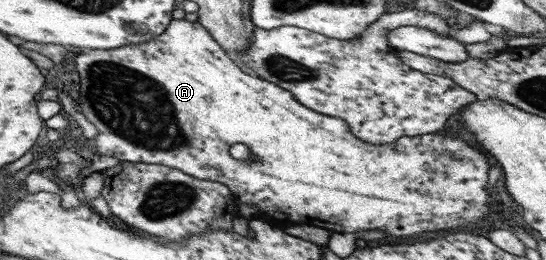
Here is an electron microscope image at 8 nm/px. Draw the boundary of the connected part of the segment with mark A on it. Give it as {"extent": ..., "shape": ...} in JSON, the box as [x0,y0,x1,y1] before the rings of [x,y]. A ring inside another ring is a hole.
{"extent":[74,19,492,236],"shape":[[[172,19],[155,40],[147,40],[143,44],[123,46],[109,50],[81,50],[74,57],[75,68],[79,77],[79,101],[77,109],[97,129],[93,138],[96,153],[113,156],[119,161],[130,163],[163,164],[175,168],[199,180],[219,181],[234,195],[238,204],[251,204],[255,208],[255,216],[249,221],[263,220],[279,229],[291,224],[319,226],[329,232],[363,232],[363,230],[381,230],[387,236],[411,236],[429,230],[449,230],[459,226],[469,226],[479,222],[489,212],[489,190],[487,189],[487,172],[492,166],[489,158],[479,150],[467,145],[455,135],[425,134],[417,136],[402,136],[390,143],[367,144],[355,137],[348,125],[334,116],[325,116],[299,104],[292,94],[257,76],[251,76],[242,71],[222,52],[216,40],[198,22]],[[232,144],[245,144],[249,148],[249,159],[233,159],[229,155]]]}

